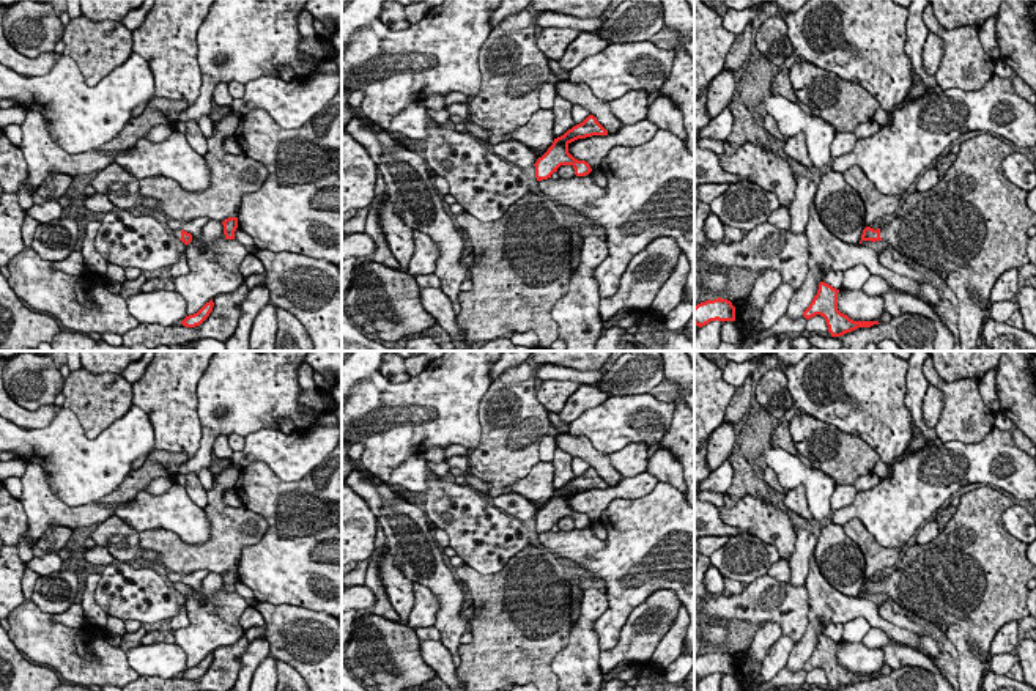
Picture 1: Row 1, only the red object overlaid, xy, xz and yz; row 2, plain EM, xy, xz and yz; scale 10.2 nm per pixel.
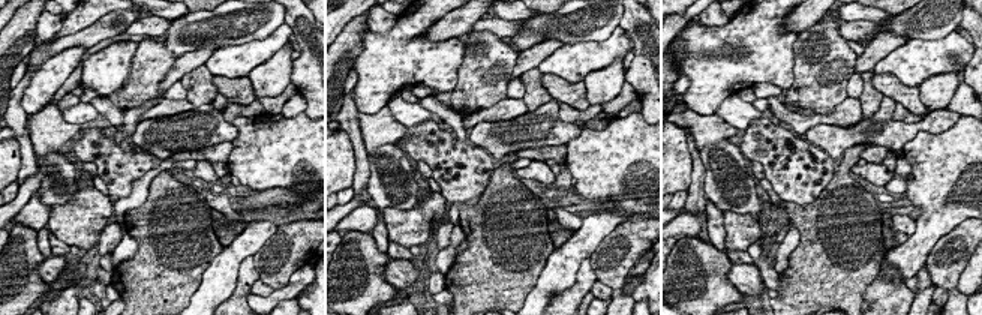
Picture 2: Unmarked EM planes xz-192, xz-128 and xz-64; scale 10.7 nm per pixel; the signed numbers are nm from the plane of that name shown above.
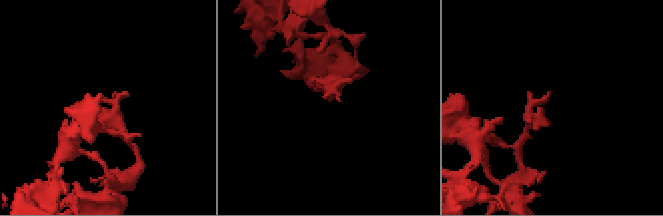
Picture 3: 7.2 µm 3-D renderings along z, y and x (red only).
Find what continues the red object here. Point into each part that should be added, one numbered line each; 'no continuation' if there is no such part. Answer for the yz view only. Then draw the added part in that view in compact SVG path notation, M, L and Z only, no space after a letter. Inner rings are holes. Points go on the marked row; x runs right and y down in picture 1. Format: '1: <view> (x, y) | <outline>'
1: yz (969, 229) | M984 132L964 143L946 175L929 190L915 190L901 200L896 217L880 227L880 238L901 258L907 257L934 271L954 291L959 304L960 351L978 346L990 290L998 277L1030 263L1028 228L1036 227L1036 212L1027 205L1027 192L1012 184L1001 168L1009 148Z

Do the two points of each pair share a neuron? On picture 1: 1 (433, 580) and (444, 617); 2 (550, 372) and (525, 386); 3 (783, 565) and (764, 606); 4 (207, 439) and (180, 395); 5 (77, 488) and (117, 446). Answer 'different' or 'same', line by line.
1: same
2: different
3: different
4: different
5: same

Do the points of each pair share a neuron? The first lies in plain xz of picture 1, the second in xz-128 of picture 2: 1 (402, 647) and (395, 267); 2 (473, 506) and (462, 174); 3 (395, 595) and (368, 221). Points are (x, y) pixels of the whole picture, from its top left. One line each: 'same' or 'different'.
1: different
2: same
3: different

